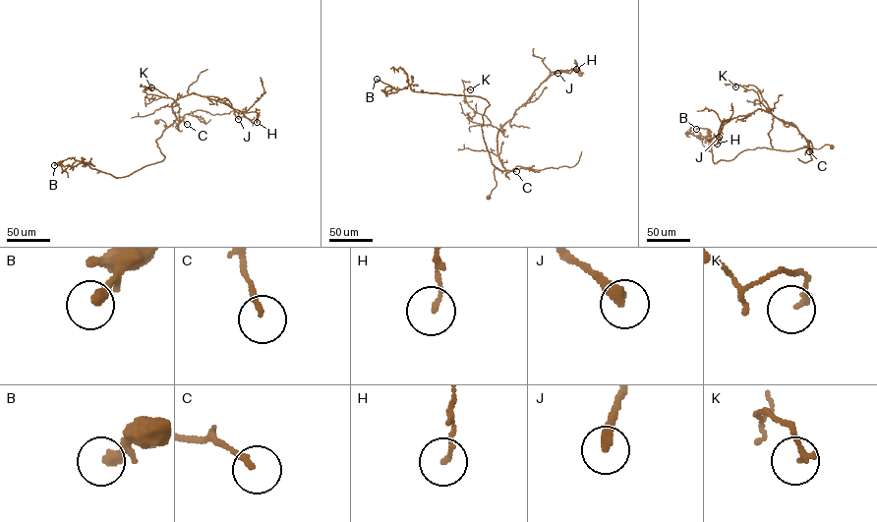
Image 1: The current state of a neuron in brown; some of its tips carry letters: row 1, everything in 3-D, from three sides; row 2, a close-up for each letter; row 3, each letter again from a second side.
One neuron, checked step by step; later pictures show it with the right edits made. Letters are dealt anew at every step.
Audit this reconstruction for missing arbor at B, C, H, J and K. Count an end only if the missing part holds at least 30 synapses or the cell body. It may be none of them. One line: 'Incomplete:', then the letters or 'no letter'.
Incomplete: J

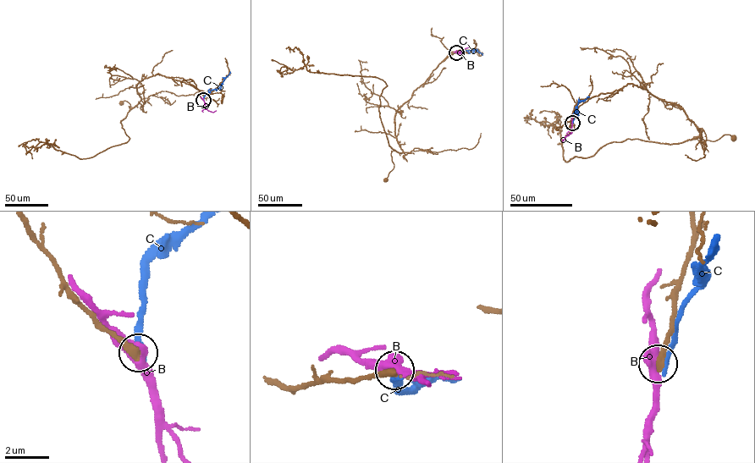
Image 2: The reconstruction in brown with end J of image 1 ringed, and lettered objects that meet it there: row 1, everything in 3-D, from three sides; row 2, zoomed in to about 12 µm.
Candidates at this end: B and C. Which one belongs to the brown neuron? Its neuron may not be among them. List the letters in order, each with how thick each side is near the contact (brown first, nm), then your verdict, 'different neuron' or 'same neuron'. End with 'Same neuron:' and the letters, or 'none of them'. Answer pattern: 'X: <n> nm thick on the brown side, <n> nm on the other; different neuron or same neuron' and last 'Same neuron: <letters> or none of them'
B: 400 nm thick on the brown side, 500 nm on the other; different neuron
C: 360 nm thick on the brown side, 240 nm on the other; different neuron
Same neuron: none of them

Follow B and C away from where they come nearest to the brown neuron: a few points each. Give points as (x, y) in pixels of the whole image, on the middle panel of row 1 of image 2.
B: (456, 52), (469, 46)
C: (456, 52), (476, 49), (482, 54)

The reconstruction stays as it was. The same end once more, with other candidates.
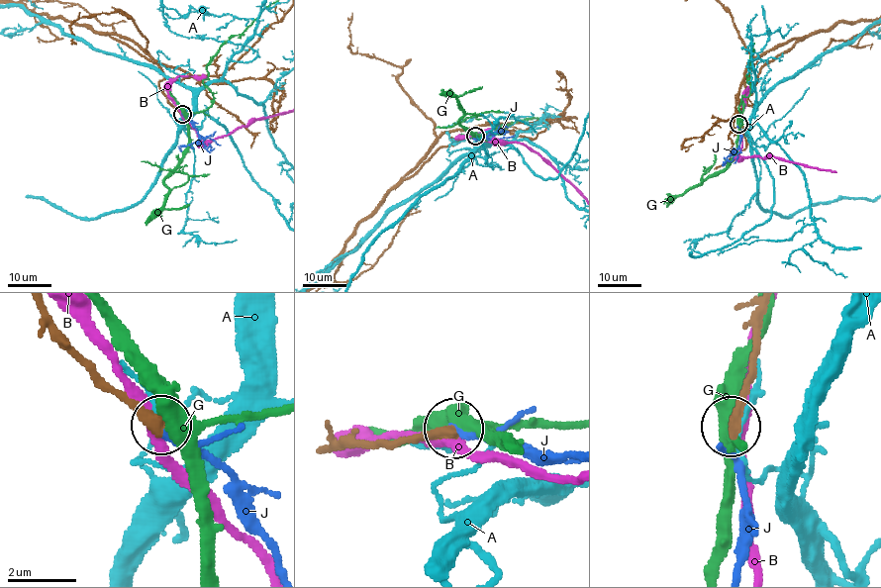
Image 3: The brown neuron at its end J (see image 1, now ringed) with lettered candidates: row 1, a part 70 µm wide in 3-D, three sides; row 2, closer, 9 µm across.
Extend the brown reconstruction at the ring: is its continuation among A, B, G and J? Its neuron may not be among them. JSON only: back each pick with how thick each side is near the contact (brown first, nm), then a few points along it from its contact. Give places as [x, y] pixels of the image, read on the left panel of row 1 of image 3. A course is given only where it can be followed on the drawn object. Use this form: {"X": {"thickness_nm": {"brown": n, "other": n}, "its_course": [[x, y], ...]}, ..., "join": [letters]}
{"J": {"thickness_nm": {"brown": 360, "other": 240}, "its_course": [[181, 114], [191, 121], [199, 135], [198, 142], [206, 148], [211, 147], [208, 144]]}, "join": ["J"]}

